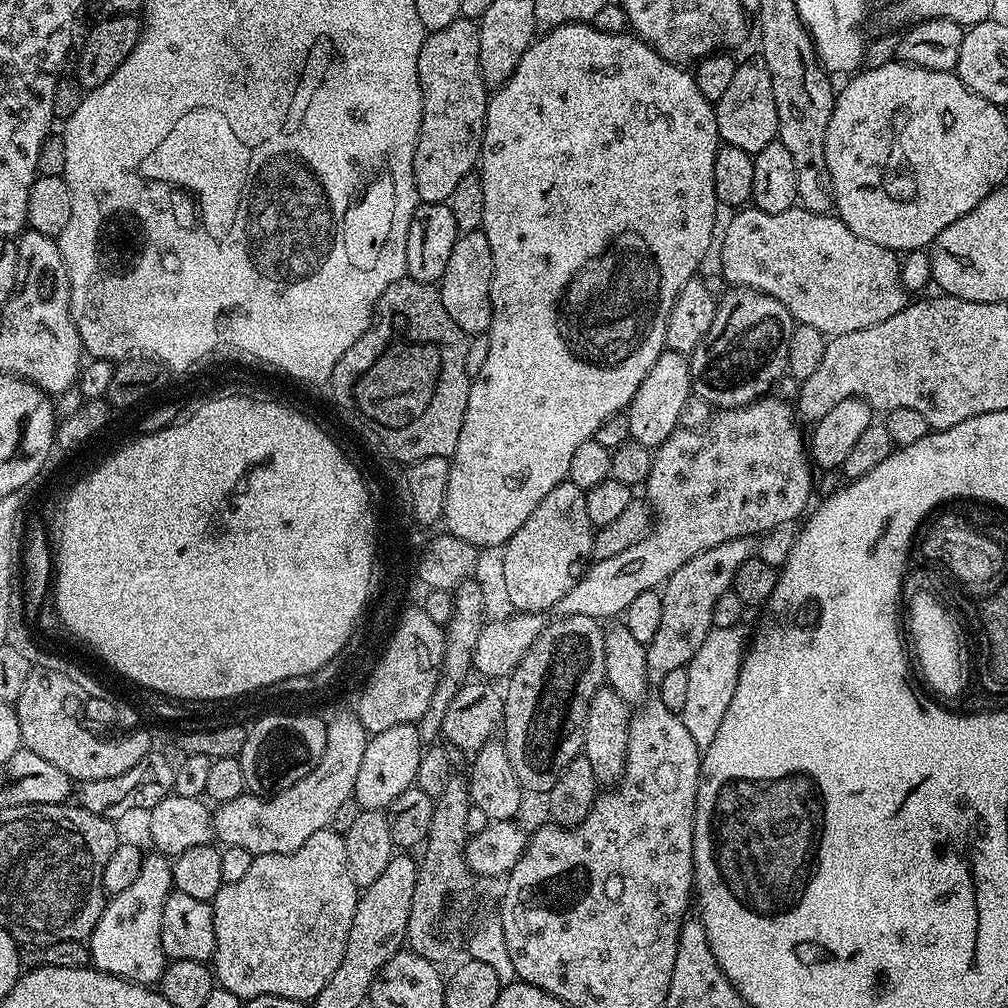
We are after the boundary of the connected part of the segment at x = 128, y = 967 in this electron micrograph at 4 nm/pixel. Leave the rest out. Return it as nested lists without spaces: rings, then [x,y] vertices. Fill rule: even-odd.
[[[160,854],[145,855],[142,870],[138,870],[138,878],[127,890],[115,893],[105,903],[104,913],[98,918],[92,935],[86,941],[91,967],[135,984],[159,985],[160,976],[166,967],[166,957],[162,950],[162,906],[173,890],[171,863]]]

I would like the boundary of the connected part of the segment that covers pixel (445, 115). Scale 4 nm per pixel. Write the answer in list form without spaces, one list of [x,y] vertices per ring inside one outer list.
[[[459,19],[442,26],[442,30],[427,33],[418,54],[418,82],[422,90],[422,122],[418,142],[414,150],[414,186],[416,199],[423,203],[445,203],[454,194],[462,178],[473,175],[480,158],[484,137],[484,119],[488,109],[489,85],[482,78],[482,66],[478,62],[479,23]]]

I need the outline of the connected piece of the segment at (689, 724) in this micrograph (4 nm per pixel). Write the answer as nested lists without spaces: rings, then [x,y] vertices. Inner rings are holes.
[[[743,627],[714,628],[706,634],[706,642],[698,646],[694,658],[686,665],[686,706],[679,712],[680,720],[690,730],[690,738],[701,748],[706,749],[714,742],[714,734],[718,734],[718,726],[722,726],[722,718],[726,718],[726,710],[730,710],[730,698],[734,698],[734,690],[738,686],[738,674],[744,661],[746,636]]]

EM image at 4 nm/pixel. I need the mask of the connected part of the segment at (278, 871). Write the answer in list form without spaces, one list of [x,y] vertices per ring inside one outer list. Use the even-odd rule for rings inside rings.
[[[331,827],[318,830],[318,834],[310,834],[310,838],[306,838],[306,842],[302,842],[302,846],[298,846],[298,850],[290,854],[262,854],[255,857],[250,870],[246,870],[246,875],[238,882],[222,885],[218,894],[210,902],[214,914],[214,942],[216,943],[210,964],[214,969],[215,983],[221,988],[230,990],[230,994],[238,994],[241,1002],[253,1000],[255,996],[281,996],[291,1000],[313,1001],[333,977],[334,970],[338,970],[338,966],[342,963],[342,954],[346,954],[346,938],[350,938],[350,922],[354,922],[357,899],[358,889],[350,874],[350,862],[346,862],[346,842],[343,835],[332,831]]]

